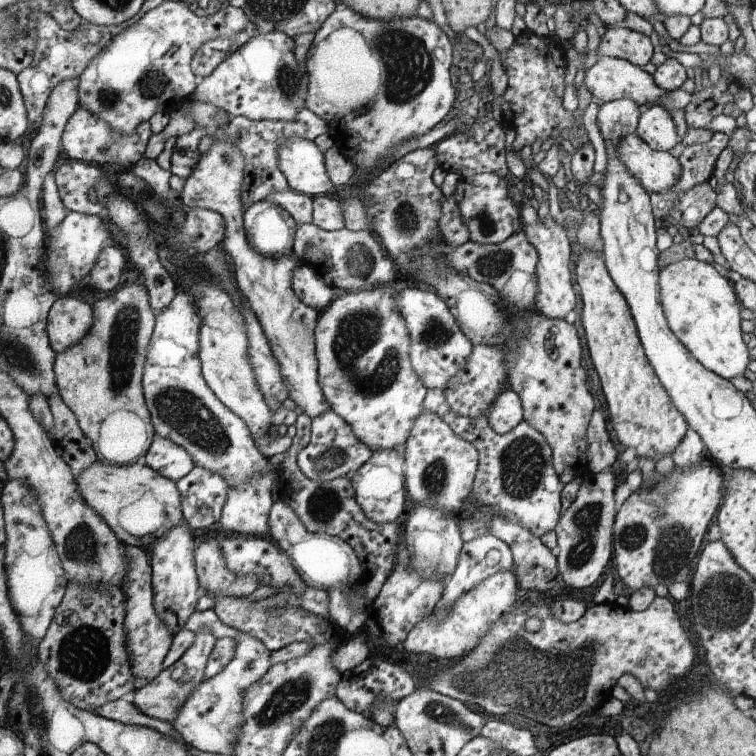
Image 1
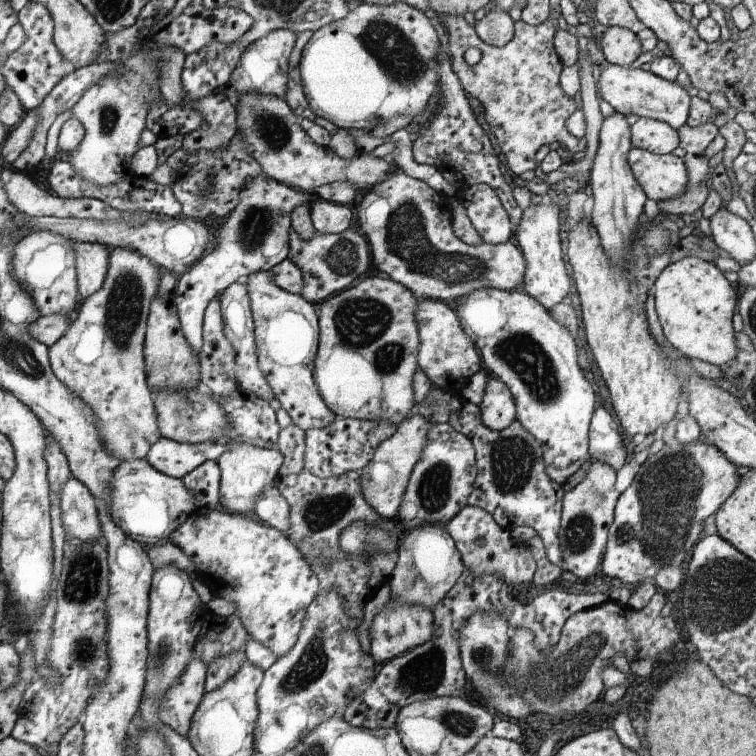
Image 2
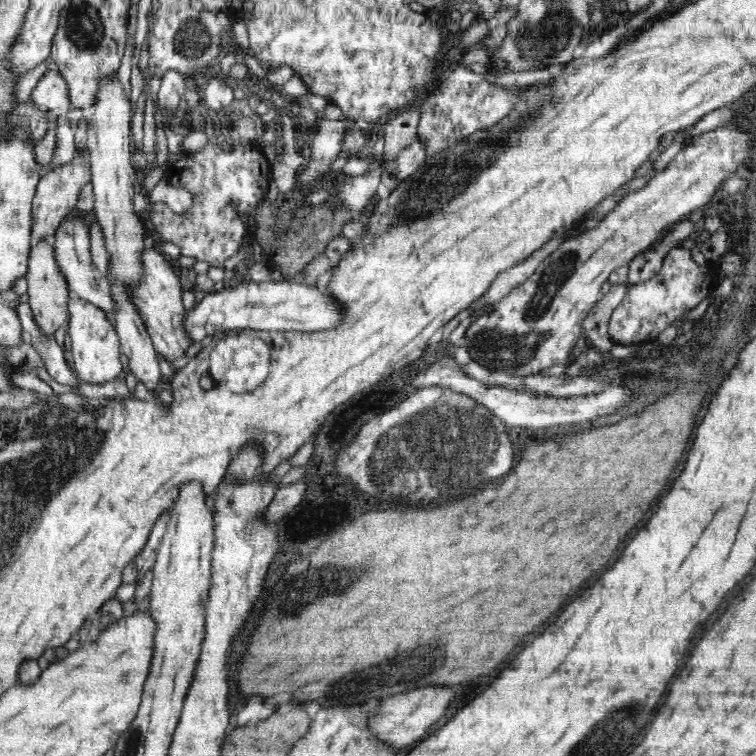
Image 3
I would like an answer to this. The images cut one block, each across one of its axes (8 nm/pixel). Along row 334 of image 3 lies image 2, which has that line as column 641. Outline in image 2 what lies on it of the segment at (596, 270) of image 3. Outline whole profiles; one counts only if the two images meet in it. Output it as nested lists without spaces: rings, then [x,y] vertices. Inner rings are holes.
[[[698,440],[688,444],[676,454],[650,455],[640,466],[632,484],[618,497],[613,521],[611,522],[606,548],[602,557],[602,570],[616,583],[636,584],[653,578],[663,566],[680,566],[686,558],[690,560],[693,546],[703,536],[704,520],[724,504],[736,490],[740,476],[736,466],[714,444]]]

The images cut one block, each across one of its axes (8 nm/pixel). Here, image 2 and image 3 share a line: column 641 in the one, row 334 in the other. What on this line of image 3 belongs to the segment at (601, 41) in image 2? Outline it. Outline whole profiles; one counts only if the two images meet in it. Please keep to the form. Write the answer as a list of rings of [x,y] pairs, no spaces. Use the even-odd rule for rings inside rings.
[[[53,236],[44,238],[40,242],[34,242],[29,254],[28,270],[25,278],[28,281],[28,304],[34,314],[34,321],[45,336],[54,338],[54,332],[67,324],[67,307],[71,293],[66,279],[60,275],[56,266],[52,242]]]

